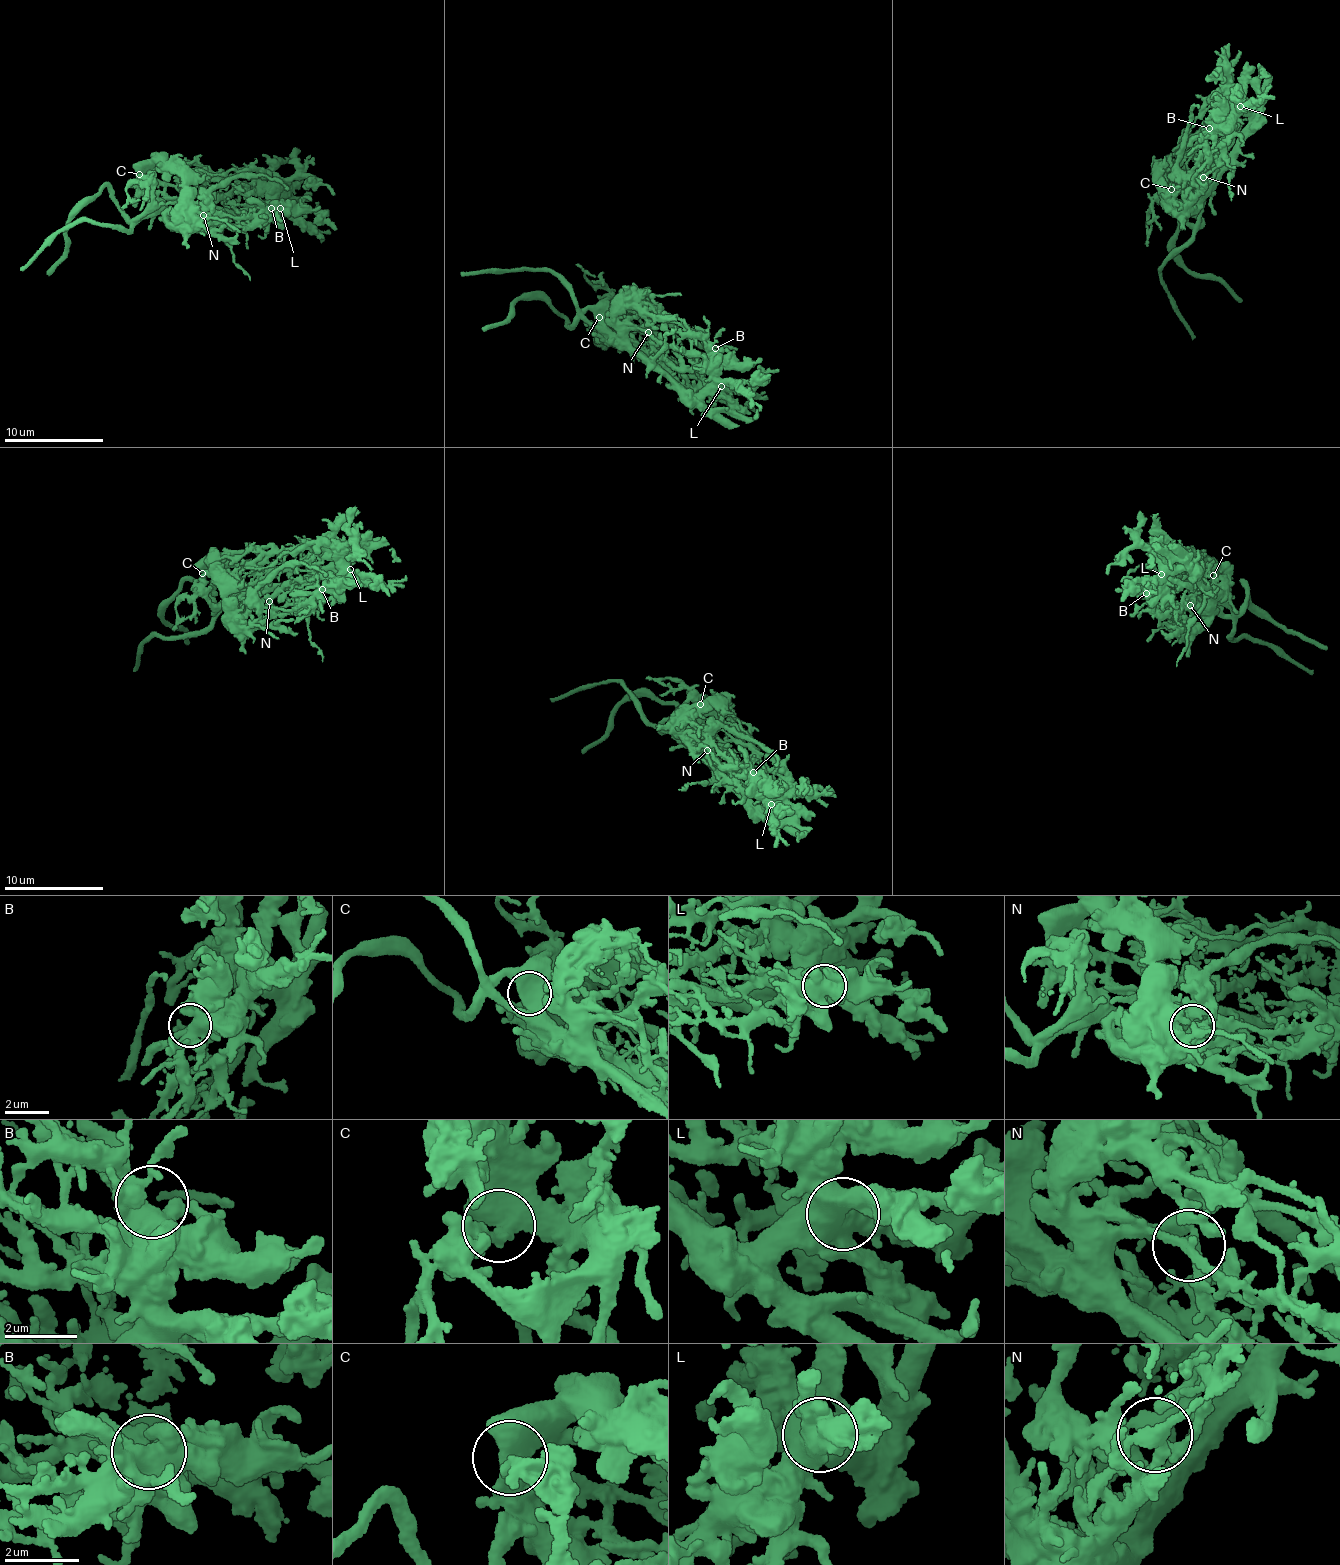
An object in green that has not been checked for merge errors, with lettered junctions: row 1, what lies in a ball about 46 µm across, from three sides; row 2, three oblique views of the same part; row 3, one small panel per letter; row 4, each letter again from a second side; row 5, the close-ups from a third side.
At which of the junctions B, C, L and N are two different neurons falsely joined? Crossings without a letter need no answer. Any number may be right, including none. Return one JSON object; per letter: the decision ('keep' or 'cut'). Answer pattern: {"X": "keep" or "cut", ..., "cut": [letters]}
{"B": "keep", "C": "keep", "L": "keep", "N": "cut", "cut": ["N"]}

